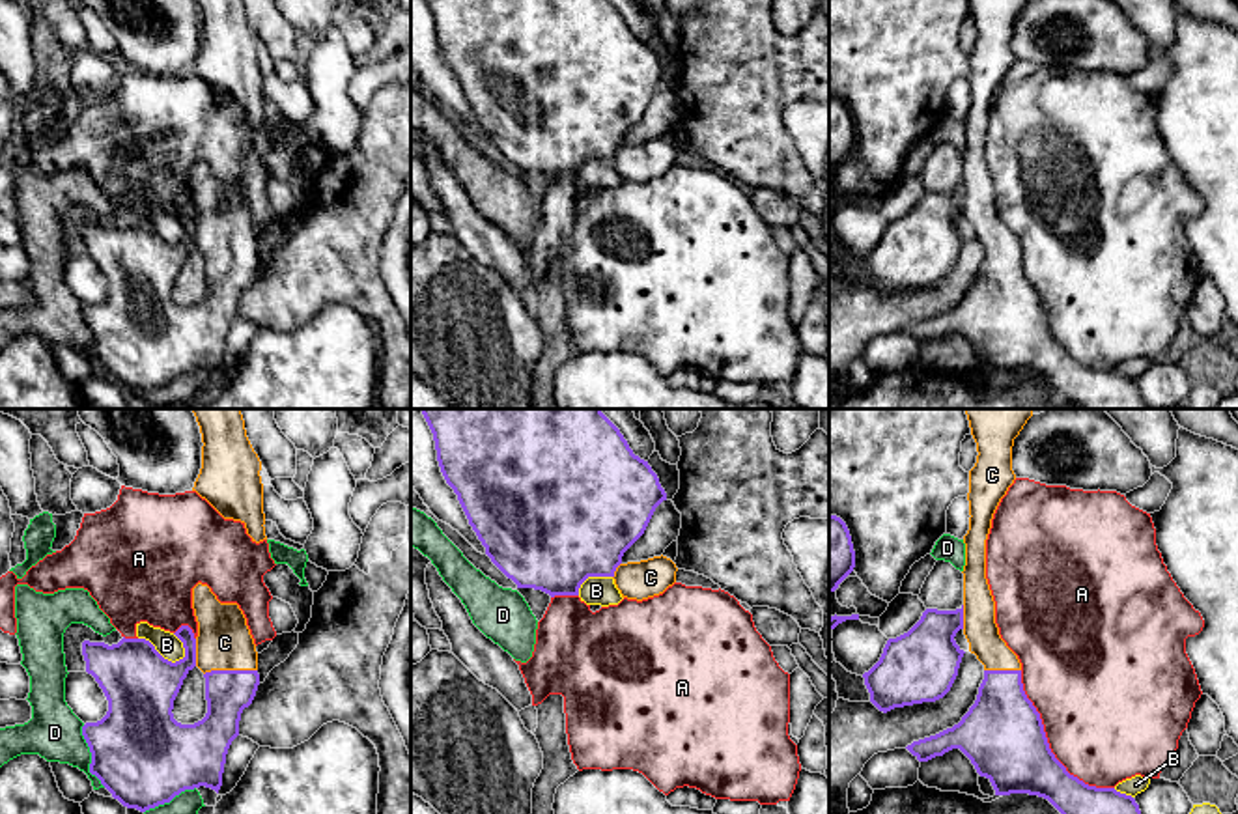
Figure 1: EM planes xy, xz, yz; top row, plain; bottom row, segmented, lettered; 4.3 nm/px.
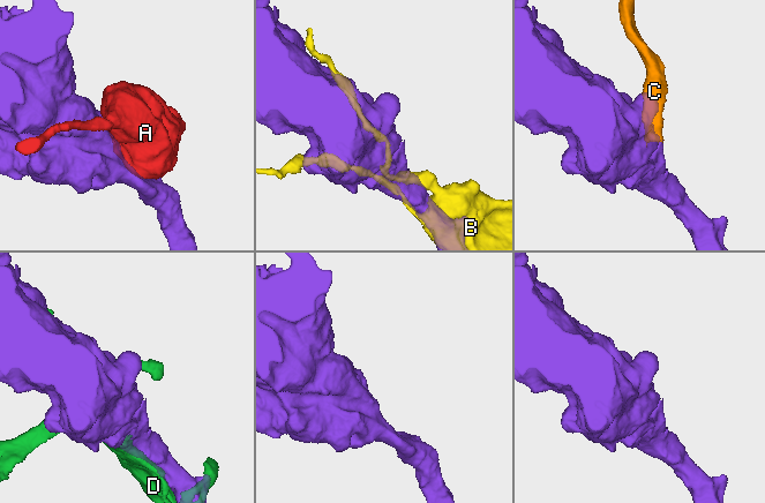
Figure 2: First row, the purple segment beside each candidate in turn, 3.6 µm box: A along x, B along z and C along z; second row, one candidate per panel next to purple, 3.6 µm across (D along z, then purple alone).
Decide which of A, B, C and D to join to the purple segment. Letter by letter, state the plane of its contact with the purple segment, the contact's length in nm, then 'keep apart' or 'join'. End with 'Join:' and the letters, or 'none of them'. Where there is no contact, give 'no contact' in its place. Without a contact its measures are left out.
A: contact in yz; length 650 nm; keep apart
B: contact in xy; length 220 nm; keep apart
C: contact in xy; length 240 nm; join
D: contact in xy; length 280 nm; keep apart
Join: C

